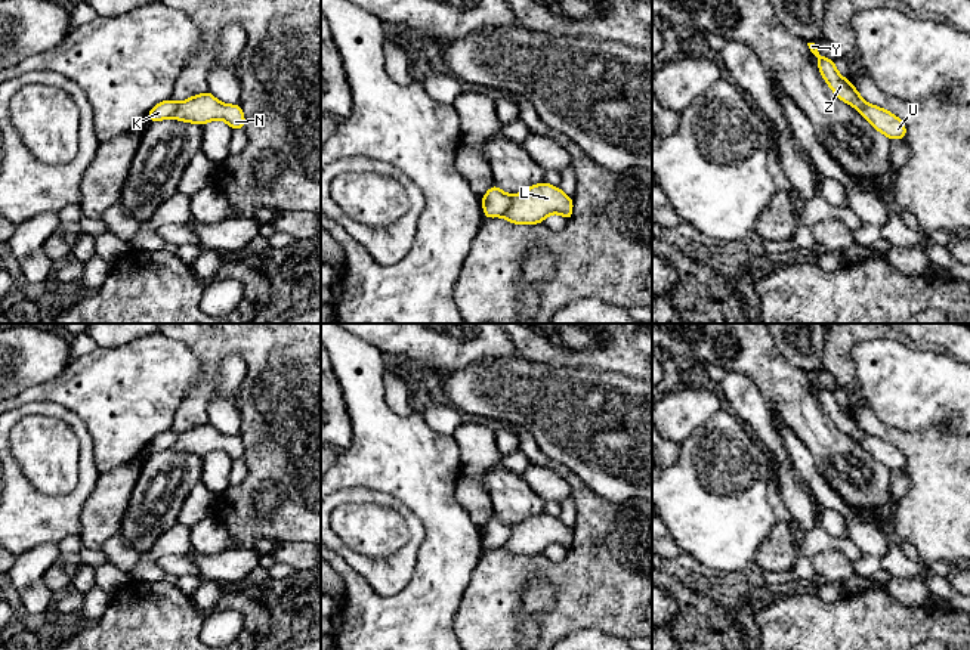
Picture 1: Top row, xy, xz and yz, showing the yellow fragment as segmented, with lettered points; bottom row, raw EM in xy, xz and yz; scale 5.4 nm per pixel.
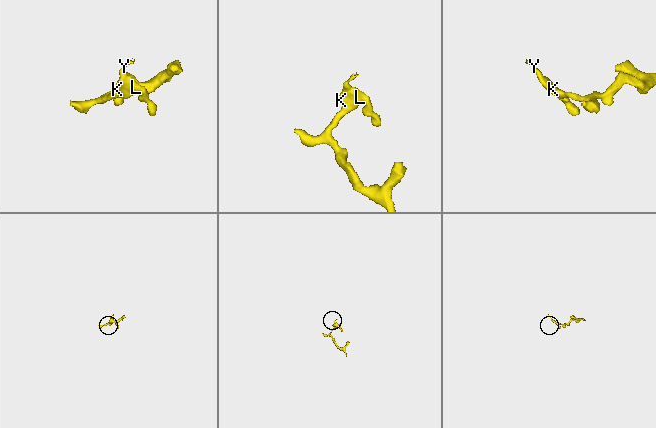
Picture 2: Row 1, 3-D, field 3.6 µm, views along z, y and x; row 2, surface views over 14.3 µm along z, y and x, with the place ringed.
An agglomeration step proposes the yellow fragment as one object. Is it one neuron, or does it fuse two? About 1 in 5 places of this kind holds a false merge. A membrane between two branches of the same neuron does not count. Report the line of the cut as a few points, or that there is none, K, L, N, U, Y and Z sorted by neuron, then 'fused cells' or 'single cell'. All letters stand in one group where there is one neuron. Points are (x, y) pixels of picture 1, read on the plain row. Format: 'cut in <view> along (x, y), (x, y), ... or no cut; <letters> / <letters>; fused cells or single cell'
cut in xz along (512, 528), (512, 532), (500, 545); K Y Z / L N U; fused cells

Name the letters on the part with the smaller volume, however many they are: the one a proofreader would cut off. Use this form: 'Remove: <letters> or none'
Remove: K, Y, Z

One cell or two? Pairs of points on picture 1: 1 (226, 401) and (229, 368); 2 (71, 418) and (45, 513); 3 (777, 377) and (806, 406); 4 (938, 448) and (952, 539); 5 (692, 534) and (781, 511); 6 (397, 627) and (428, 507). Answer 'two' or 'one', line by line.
1: one
2: one
3: one
4: one
5: two
6: one

